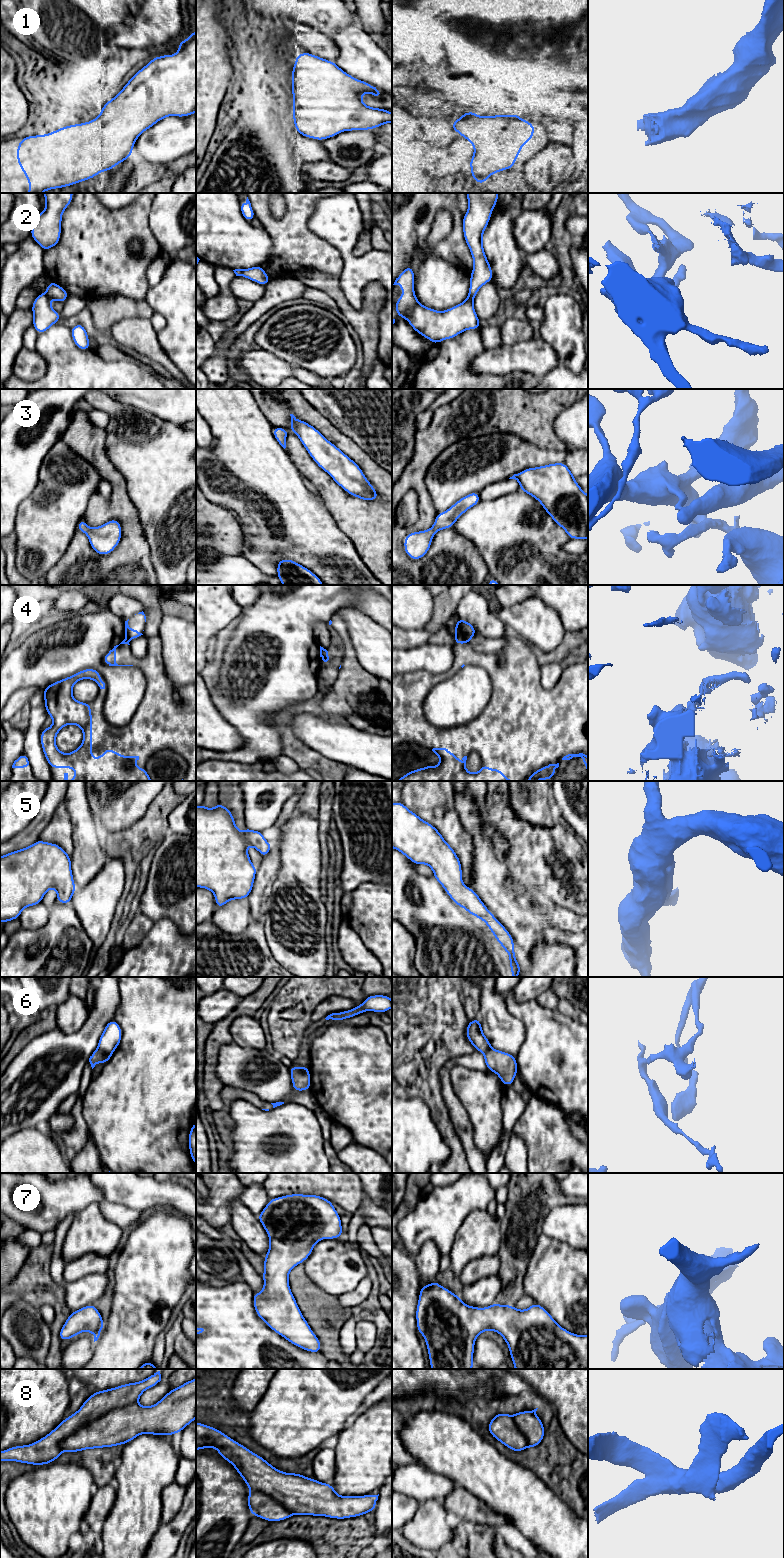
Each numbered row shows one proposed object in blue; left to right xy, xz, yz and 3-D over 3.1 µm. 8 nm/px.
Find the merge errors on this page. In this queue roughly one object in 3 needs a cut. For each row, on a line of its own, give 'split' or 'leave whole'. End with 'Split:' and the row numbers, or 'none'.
1: leave whole
2: split
3: leave whole
4: split
5: leave whole
6: split
7: leave whole
8: leave whole
Split: 2, 4, 6

